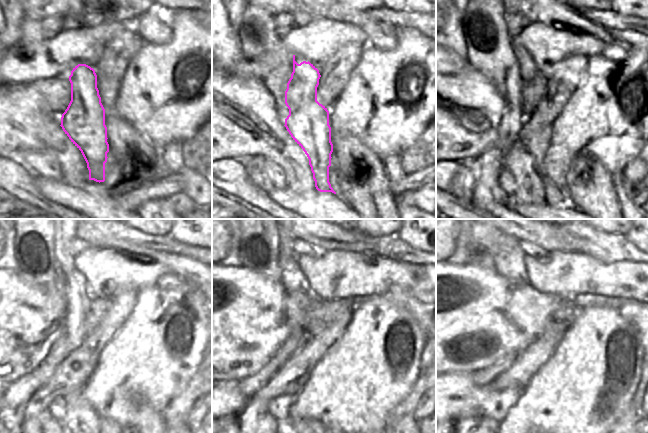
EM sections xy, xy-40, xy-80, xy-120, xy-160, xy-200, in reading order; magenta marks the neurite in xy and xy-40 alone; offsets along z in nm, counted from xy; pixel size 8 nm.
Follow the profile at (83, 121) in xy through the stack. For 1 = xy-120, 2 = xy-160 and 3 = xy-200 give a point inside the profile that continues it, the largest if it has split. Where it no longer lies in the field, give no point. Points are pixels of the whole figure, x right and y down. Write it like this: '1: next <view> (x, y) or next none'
1: next xy-120 (75, 289)
2: next xy-160 (293, 279)
3: next xy-200 (507, 255)

